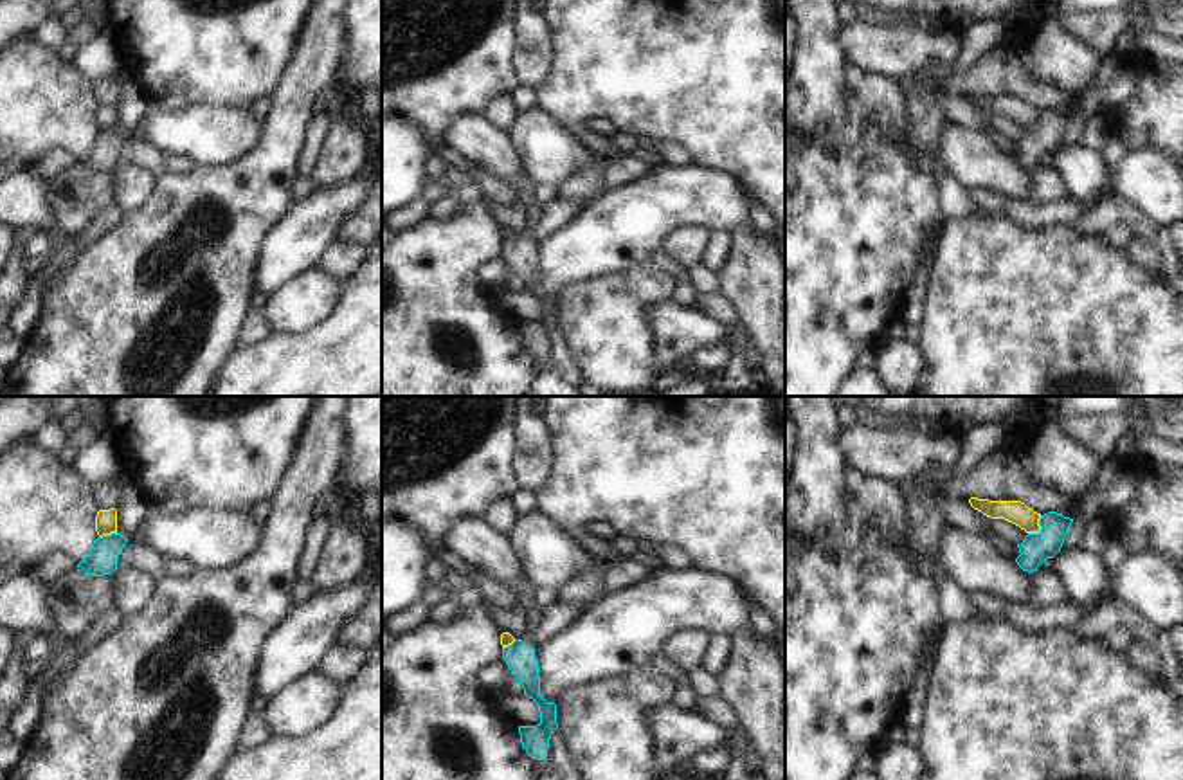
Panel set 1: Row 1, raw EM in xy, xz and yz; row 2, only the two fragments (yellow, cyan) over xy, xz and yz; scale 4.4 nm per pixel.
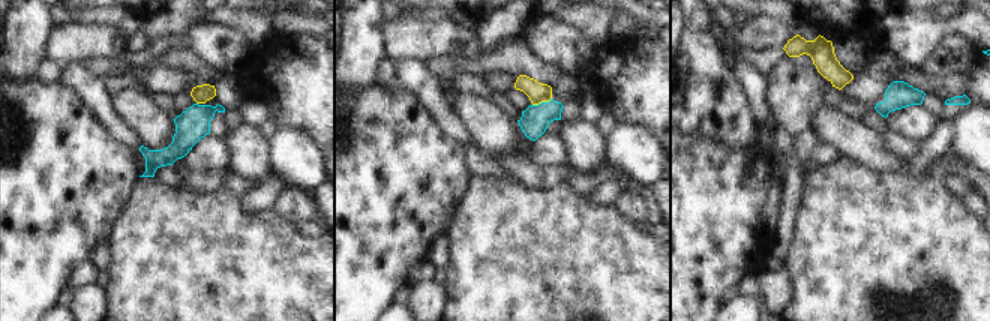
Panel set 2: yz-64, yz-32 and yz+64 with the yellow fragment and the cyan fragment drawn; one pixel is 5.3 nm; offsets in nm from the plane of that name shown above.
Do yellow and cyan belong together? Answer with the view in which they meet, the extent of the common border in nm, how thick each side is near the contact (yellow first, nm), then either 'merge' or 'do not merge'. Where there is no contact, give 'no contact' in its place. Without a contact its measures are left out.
yz | 110 nm | 110/140 nm | do not merge

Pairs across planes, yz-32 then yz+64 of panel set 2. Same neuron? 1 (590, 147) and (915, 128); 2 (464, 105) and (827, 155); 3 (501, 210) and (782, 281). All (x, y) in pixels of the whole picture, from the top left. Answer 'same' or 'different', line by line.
1: same
2: different
3: different

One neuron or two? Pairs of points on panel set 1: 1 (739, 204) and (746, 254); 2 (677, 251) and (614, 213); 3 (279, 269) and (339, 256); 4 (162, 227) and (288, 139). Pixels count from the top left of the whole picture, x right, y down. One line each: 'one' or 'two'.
1: two
2: two
3: two
4: one

